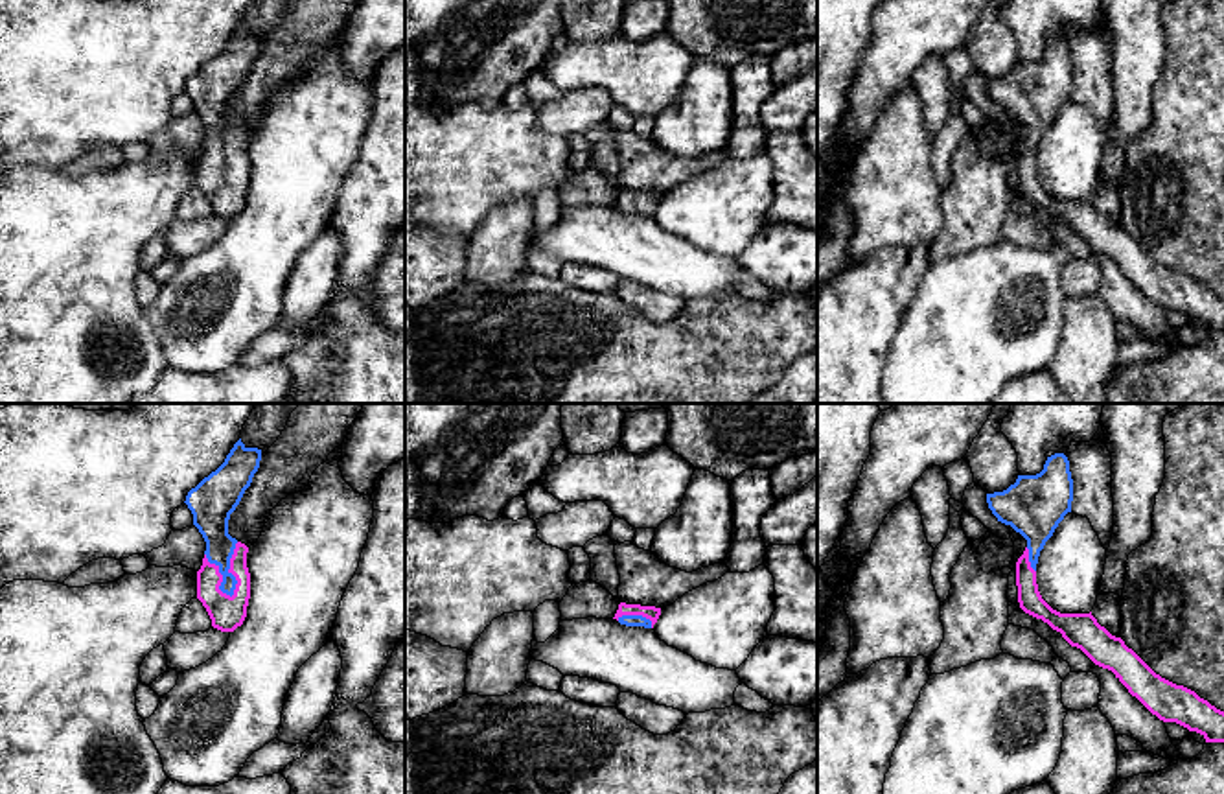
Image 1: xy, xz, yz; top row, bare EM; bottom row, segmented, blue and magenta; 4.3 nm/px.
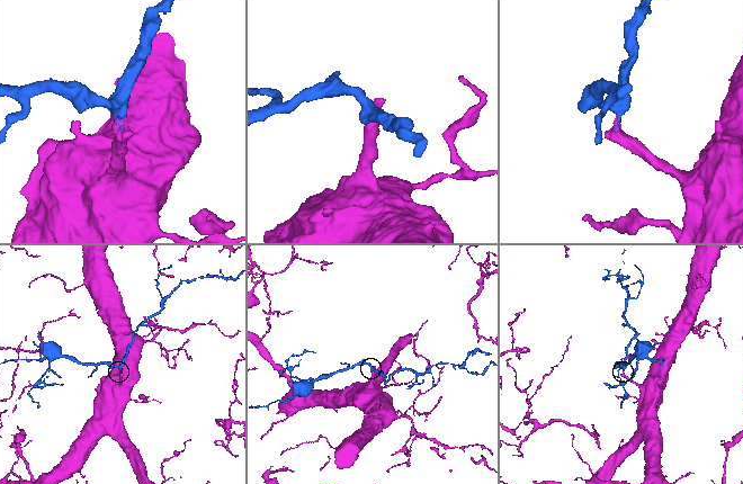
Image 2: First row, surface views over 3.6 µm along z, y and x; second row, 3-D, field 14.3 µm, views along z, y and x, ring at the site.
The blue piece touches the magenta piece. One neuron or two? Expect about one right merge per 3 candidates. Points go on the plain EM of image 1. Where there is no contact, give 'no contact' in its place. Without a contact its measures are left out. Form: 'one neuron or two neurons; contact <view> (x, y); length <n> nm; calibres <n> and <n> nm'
one neuron; contact xy (229, 155); length 260 nm; calibres 160 and 150 nm

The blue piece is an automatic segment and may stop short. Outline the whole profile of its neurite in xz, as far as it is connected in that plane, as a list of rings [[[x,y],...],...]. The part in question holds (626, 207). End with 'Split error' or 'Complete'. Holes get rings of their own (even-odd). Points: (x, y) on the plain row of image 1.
[[[620,190],[613,206],[626,214],[653,216],[659,203],[661,195]]]. Split error

